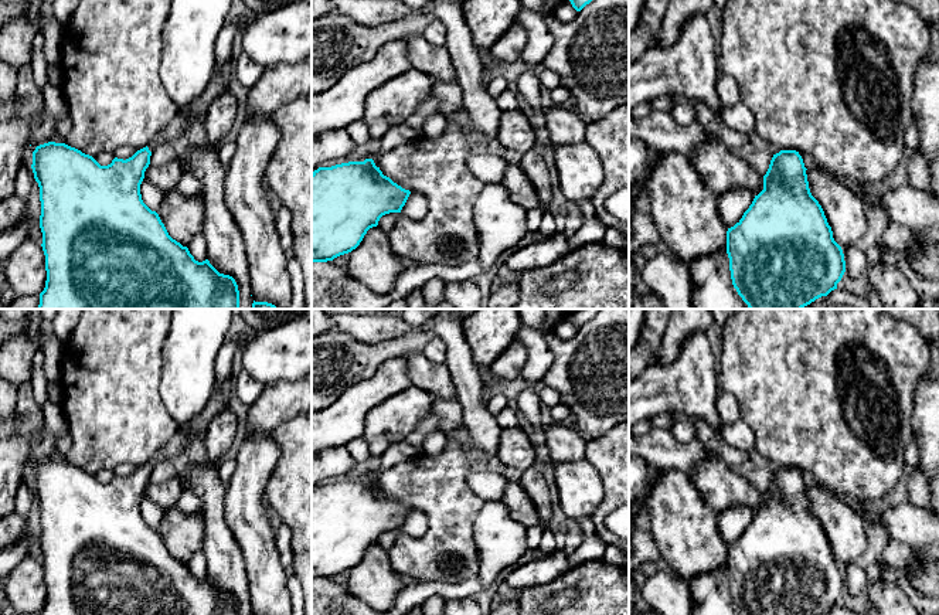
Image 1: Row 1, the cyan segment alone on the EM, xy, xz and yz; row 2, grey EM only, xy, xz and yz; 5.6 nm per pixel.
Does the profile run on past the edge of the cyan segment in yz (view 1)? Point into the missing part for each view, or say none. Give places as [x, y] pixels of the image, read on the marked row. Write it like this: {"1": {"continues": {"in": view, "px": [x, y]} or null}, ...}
{"1": {"continues": null}}

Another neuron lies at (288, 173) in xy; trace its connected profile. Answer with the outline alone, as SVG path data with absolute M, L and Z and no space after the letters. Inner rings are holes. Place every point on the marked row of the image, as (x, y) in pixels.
M312 89L303 96L282 105L271 115L280 139L266 170L266 188L276 193L292 215L293 258L303 272L303 292L307 309L312 309Z

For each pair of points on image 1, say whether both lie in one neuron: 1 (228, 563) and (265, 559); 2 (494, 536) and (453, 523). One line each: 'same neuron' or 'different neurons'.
1: different neurons
2: different neurons

